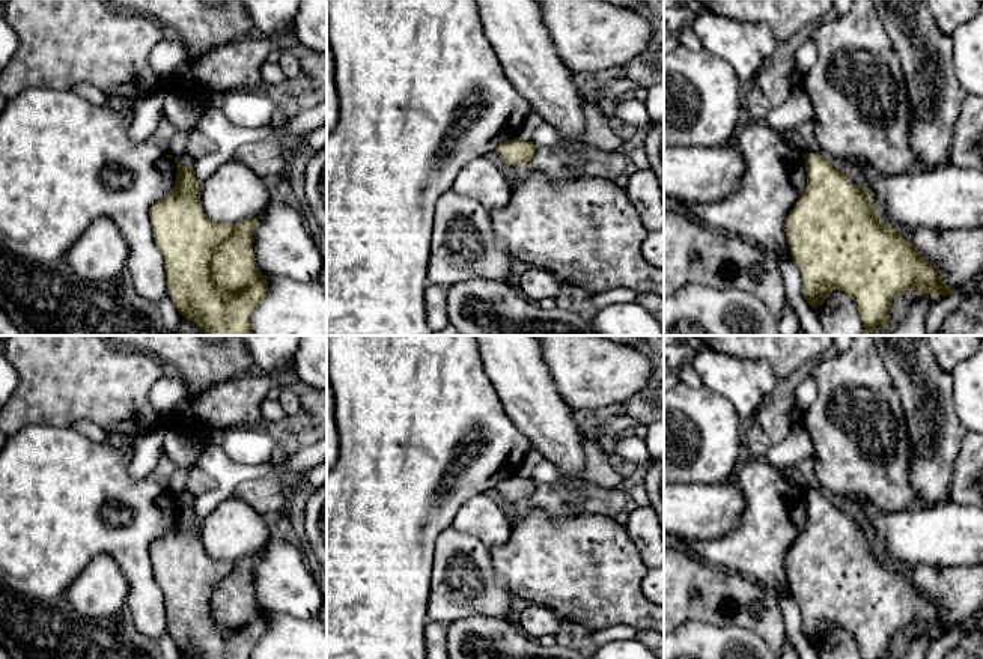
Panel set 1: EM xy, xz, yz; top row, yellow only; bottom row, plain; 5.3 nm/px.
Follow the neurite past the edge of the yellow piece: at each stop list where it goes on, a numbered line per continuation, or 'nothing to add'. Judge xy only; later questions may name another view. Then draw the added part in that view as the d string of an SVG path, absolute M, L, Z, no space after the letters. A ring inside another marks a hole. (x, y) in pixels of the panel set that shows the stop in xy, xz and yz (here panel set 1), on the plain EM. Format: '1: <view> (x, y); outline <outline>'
nothing to add

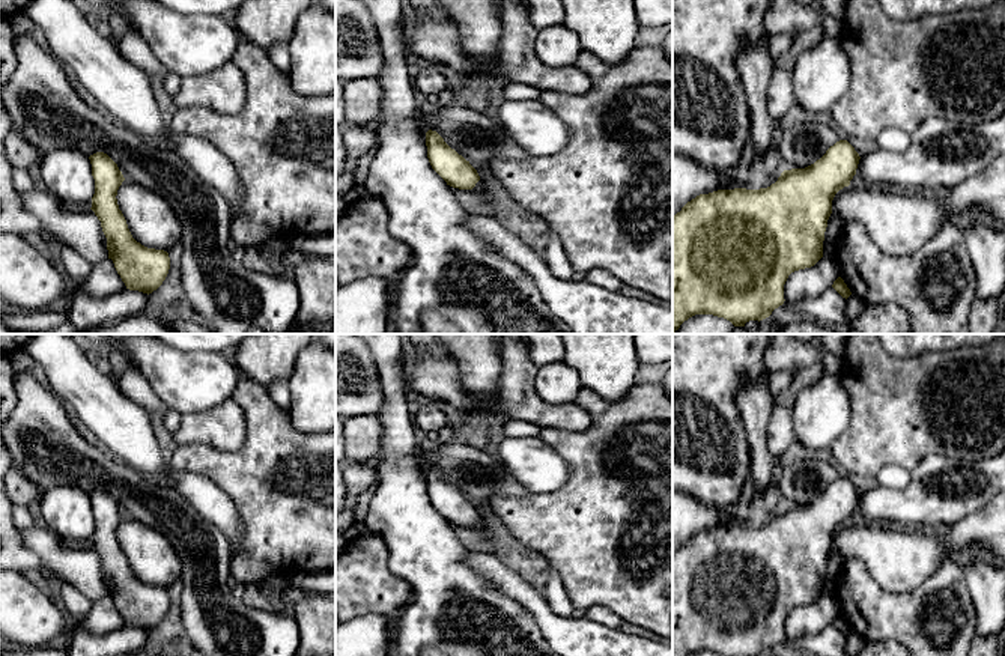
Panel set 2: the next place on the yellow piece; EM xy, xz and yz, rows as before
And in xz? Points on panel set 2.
1: xz (504, 545); outline M478 518L472 528L483 537L493 539L499 554L518 552L518 546L506 536L504 530L496 524L487 524L483 518Z

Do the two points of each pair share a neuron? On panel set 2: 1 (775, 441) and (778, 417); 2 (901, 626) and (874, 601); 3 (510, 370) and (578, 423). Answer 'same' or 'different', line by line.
1: same
2: same
3: same

